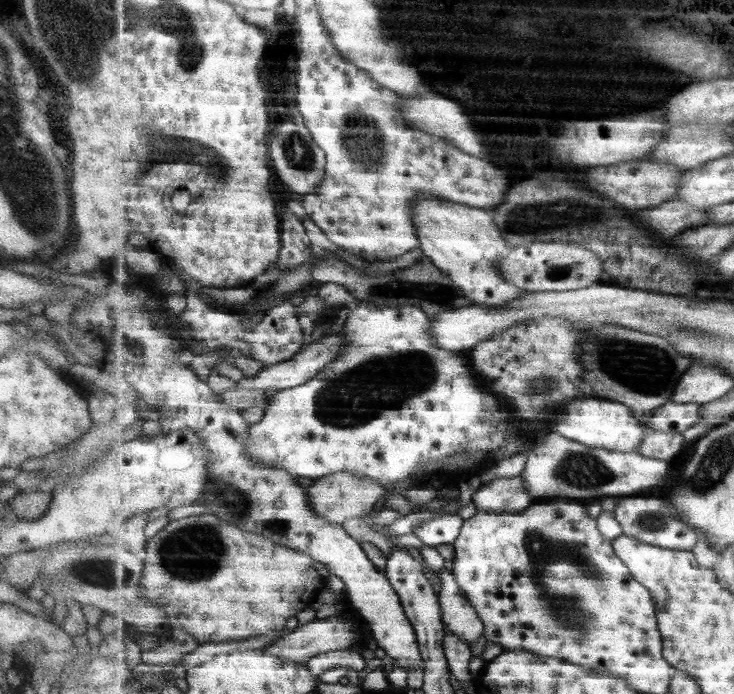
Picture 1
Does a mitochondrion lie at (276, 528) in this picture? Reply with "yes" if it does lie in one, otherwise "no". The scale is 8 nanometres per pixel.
yes

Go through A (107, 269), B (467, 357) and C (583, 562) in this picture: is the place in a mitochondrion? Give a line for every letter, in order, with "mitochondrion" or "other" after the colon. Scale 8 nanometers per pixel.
A: other
B: other
C: mitochondrion

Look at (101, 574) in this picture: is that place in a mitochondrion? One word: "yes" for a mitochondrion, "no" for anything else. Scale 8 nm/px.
yes

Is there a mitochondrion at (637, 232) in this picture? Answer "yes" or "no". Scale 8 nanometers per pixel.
yes

